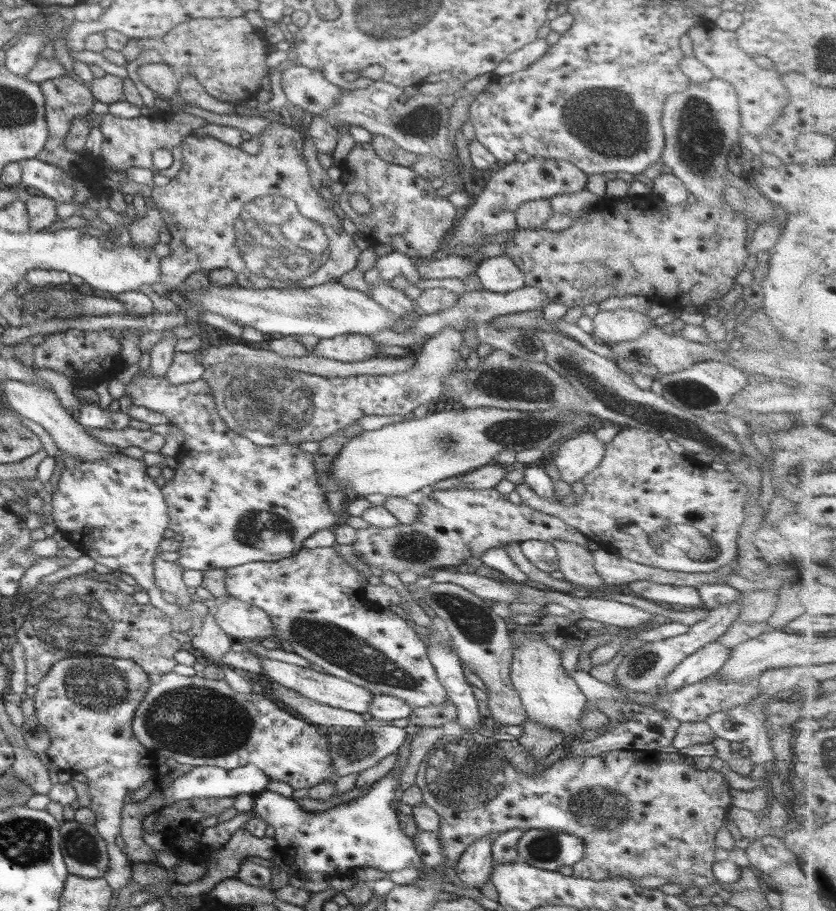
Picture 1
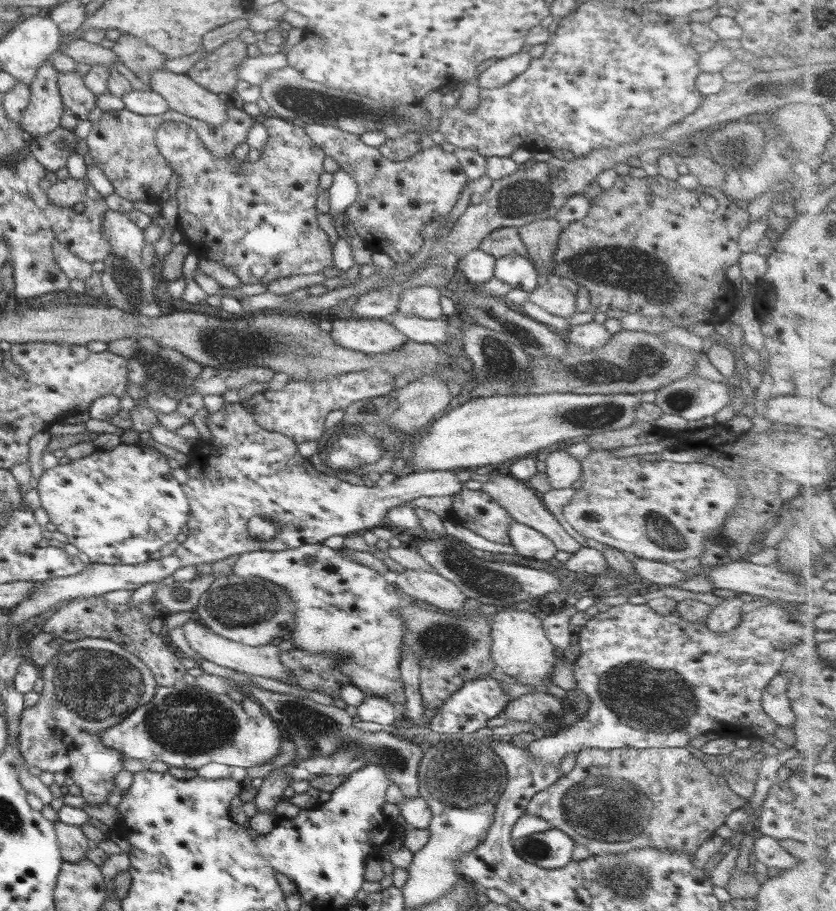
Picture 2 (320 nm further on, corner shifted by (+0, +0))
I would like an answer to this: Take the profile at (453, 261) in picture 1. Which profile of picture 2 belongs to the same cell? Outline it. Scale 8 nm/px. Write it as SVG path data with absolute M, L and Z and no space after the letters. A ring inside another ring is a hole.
M471 250L457 261L455 273L457 279L469 286L483 284L493 279L495 258L481 250Z

